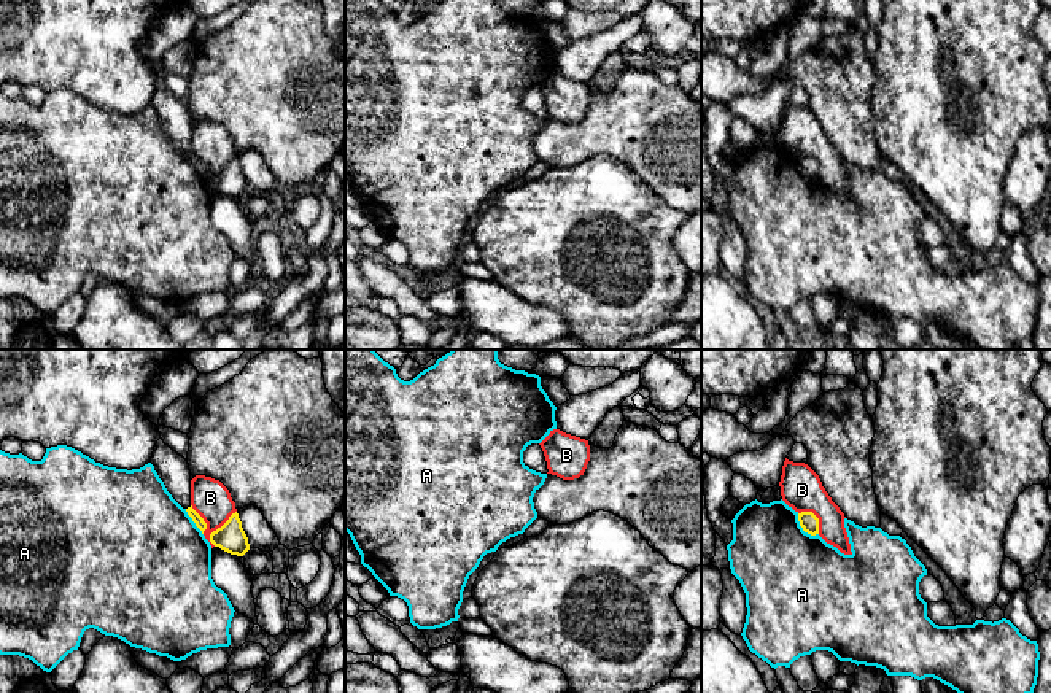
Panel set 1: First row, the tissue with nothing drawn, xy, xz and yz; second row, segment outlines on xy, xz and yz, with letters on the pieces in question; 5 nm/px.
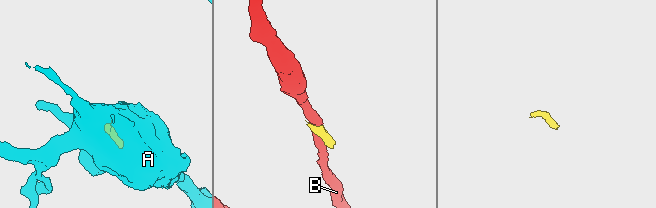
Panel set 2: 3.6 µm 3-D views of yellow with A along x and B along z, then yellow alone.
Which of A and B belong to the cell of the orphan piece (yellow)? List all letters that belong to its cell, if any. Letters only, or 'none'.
none

